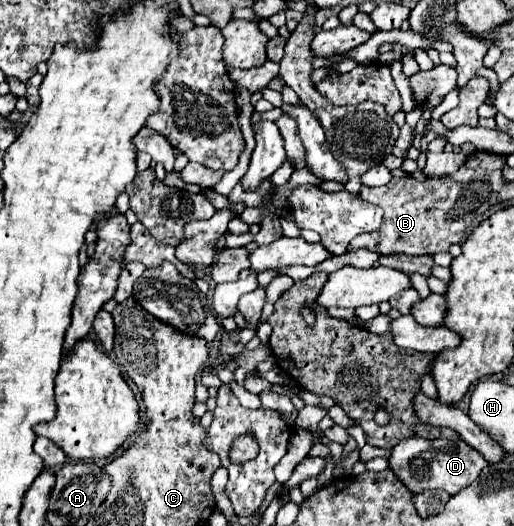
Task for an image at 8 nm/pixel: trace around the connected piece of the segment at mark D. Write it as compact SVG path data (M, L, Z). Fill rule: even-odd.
M409 437L409 439L399 441L399 445L395 445L391 449L391 457L389 457L389 469L415 495L425 491L425 489L445 489L453 495L453 493L461 491L463 487L471 485L479 477L481 469L485 469L485 467L487 467L487 461L483 459L483 455L479 451L471 449L461 439L457 439L457 441L449 441L449 439L429 441L429 439L423 439L423 437ZM417 457L423 457L429 463L429 471L427 471L425 479L415 477L413 471L411 471L411 461L417 459Z

